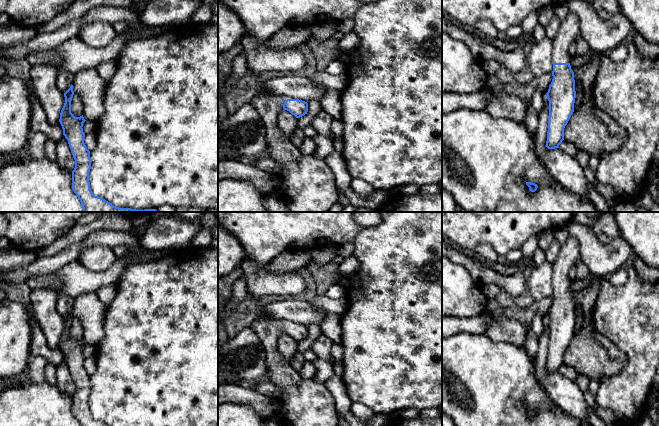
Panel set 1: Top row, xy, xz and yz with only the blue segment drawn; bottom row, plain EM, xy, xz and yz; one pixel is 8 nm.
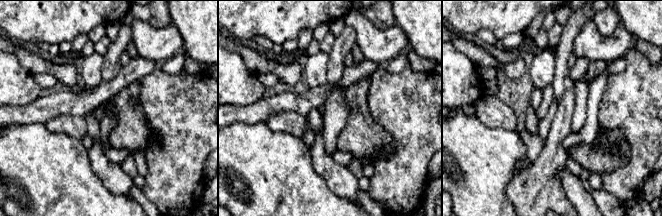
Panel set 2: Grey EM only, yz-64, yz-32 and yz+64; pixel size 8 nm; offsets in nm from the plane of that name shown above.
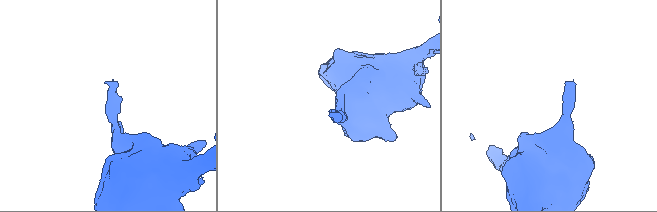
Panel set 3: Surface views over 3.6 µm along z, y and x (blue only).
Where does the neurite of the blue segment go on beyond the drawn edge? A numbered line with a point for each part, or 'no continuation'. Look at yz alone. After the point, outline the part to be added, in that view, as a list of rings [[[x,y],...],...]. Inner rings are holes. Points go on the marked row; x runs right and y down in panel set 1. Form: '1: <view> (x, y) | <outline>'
1: yz (568, 31) | [[[570,11],[561,21],[557,35],[553,39],[553,63],[570,63],[572,56],[568,50],[570,44],[577,39],[579,26],[579,16],[576,12]]]

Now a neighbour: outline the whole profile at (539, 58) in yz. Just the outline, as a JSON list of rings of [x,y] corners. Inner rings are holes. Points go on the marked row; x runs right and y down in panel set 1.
[[[547,37],[535,42],[527,53],[527,63],[535,77],[553,71],[553,40]]]

